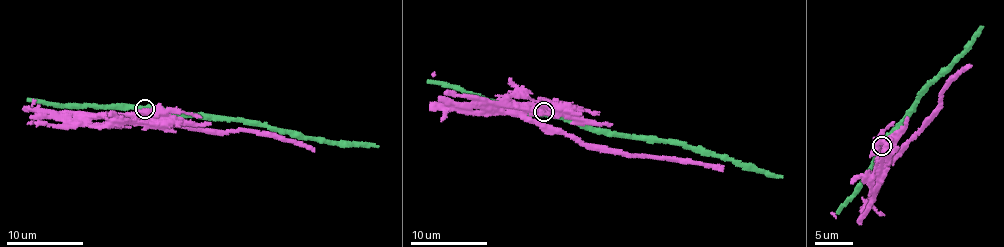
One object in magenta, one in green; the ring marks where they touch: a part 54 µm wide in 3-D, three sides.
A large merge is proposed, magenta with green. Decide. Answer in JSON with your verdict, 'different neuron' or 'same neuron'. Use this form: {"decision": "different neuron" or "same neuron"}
{"decision": "different neuron"}

